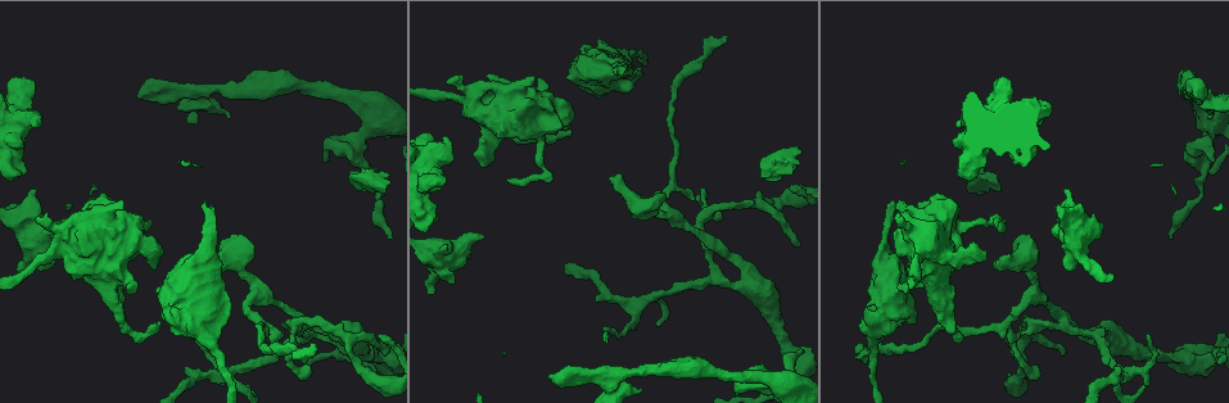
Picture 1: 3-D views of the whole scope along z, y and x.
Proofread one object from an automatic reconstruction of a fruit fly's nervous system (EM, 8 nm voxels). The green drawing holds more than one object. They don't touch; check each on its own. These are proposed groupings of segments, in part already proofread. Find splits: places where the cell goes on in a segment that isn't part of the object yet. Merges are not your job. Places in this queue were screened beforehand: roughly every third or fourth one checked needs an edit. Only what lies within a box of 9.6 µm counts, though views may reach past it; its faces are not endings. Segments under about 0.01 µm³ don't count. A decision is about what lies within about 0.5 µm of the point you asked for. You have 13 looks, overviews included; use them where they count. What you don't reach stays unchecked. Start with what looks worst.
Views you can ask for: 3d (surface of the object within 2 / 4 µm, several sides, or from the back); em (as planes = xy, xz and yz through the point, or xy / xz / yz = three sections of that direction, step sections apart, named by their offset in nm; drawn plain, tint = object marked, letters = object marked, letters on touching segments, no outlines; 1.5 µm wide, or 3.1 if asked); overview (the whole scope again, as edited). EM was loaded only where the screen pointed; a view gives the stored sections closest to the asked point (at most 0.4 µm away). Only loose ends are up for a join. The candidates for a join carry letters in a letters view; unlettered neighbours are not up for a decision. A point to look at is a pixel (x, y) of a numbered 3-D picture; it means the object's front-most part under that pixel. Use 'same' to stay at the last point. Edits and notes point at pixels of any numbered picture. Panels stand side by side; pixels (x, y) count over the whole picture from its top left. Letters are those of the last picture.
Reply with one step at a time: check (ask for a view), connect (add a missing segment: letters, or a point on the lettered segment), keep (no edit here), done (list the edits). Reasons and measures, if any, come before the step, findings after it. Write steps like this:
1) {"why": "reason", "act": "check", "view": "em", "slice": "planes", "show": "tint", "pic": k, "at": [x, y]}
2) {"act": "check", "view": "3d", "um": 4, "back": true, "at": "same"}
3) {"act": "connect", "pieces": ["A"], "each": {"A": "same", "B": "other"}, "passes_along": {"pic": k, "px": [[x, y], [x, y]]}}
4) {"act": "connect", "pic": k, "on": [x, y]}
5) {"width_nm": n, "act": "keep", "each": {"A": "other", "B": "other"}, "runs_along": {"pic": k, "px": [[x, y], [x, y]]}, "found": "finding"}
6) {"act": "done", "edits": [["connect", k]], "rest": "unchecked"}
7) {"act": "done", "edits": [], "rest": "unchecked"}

{"why": "branch stops here", "act": "check", "view": "em", "slice": "xy", "step": 8, "show": "tint", "pic": 1, "at": [1111, 274]}

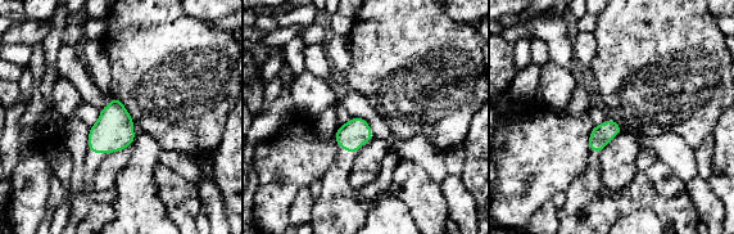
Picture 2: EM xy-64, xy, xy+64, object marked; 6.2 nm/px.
{"why": "cut it another way", "act": "check", "view": "em", "slice": "planes", "show": "letters", "at": "same"}

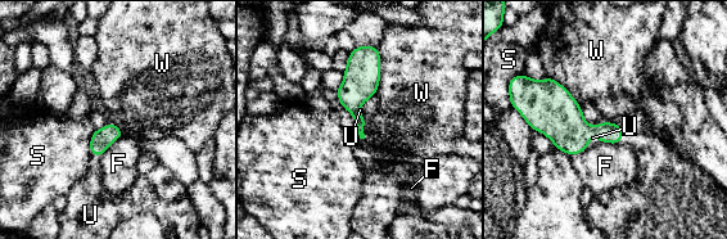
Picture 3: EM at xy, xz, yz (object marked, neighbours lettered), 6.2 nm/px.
{"act": "connect", "pieces": ["U"], "each": {"F": "other", "S": "other", "U": "same", "W": "other"}, "passes_along": {"pic": 3, "px": [[556, 115], [588, 136], [594, 141]]}, "found": "it goes on there"}

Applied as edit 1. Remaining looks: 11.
{"why": "stops while still wide", "act": "check", "view": "3d", "um": 4, "back": true, "pic": 1, "at": [952, 203]}

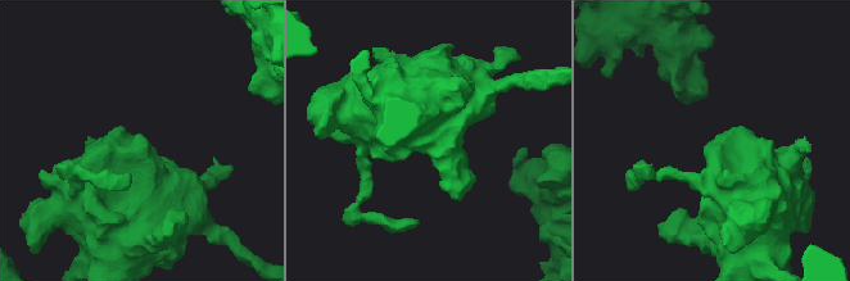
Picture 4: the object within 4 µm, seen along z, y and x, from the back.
{"why": "shape alone is not enough", "act": "check", "view": "em", "slice": "planes", "show": "letters", "pic": 4, "at": [718, 135]}

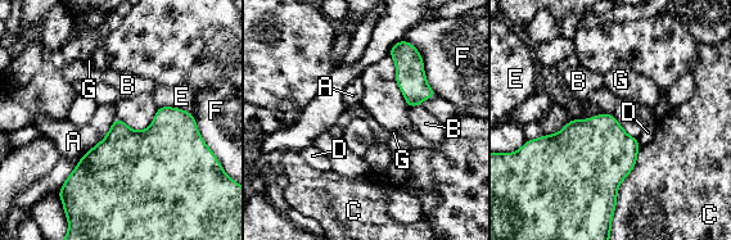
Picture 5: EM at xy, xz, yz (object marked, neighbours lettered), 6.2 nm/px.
{"act": "keep", "each": {"A": "other", "B": "other", "C": "other", "D": "other", "E": "other", "F": "other", "G": "other"}, "found": "no lettered segment goes on from it"}

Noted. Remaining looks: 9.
{"why": "free end", "act": "check", "view": "3d", "um": 2, "pic": 1, "at": [901, 217]}

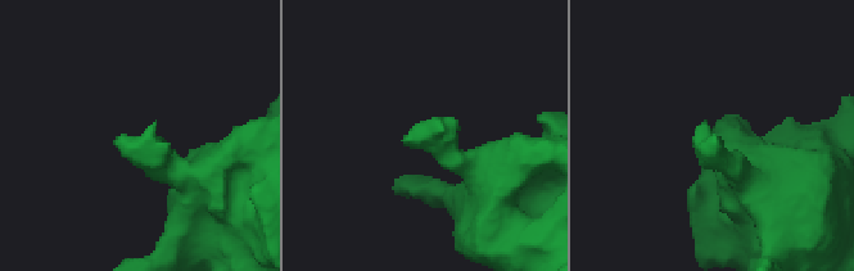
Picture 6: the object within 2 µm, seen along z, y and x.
{"why": "need the tissue", "act": "check", "view": "em", "slice": "planes", "show": "plain", "pic": 6, "at": [113, 143]}

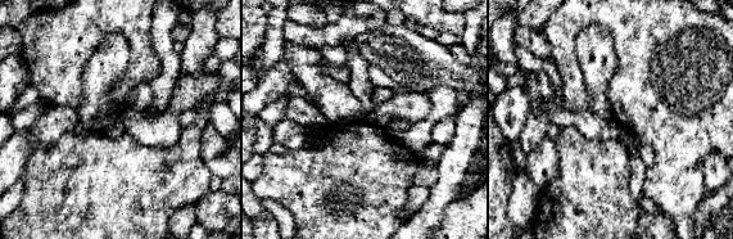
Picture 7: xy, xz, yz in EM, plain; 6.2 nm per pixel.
{"why": "what lies round it", "act": "check", "view": "em", "slice": "planes", "show": "letters", "at": "same"}

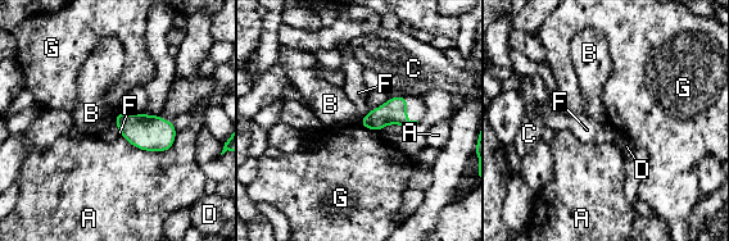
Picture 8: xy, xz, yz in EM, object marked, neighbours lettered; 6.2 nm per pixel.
{"act": "keep", "each": {"A": "other", "B": "other", "C": "other", "D": "other", "F": "other", "G": "other"}, "border": {"pic": 8, "px": [[114, 122], [121, 135]]}, "found": "none of them fits"}

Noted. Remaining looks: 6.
{"why": "end of a long branch", "act": "check", "view": "3d", "um": 4, "pic": 1, "at": [314, 345]}

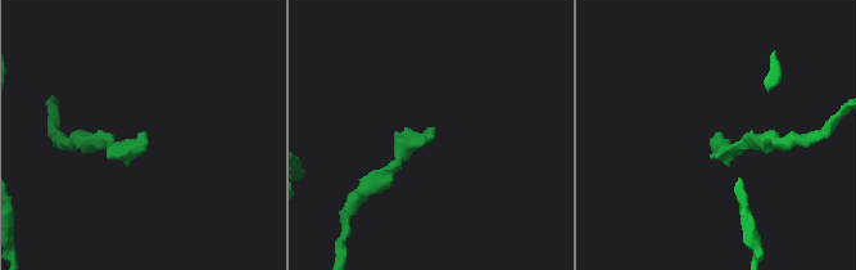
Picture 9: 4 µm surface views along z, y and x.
{"why": "now the EM", "act": "check", "view": "em", "slice": "xy", "step": 4, "show": "tint", "pic": 9, "at": [719, 133]}

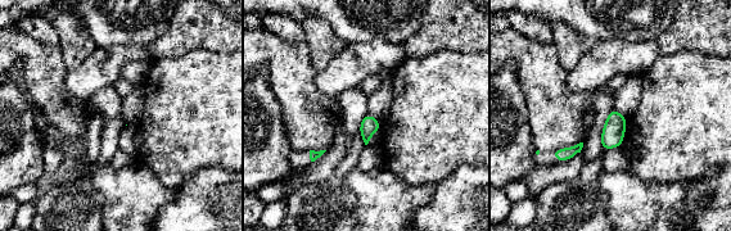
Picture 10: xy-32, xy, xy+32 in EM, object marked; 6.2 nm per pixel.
{"act": "check", "view": "em", "slice": "planes", "show": "letters", "at": "same"}

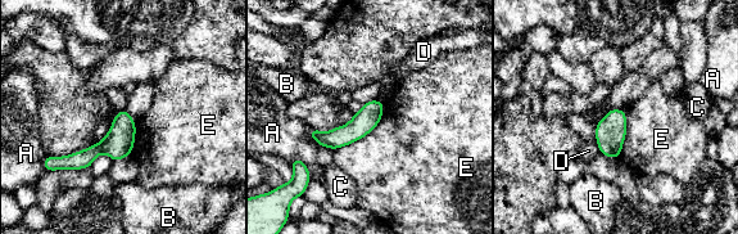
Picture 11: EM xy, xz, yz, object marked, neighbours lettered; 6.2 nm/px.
{"width_nm": 150, "act": "keep", "each": {"A": "other", "B": "other", "C": "other", "D": "other", "E": "other"}, "runs_along": {"pic": 11, "px": [[126, 116], [103, 147], [68, 165]]}, "found": "no lettered segment goes on from it"}

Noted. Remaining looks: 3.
{"act": "done", "edits": [["connect", 3]], "rest": "unchecked"}

